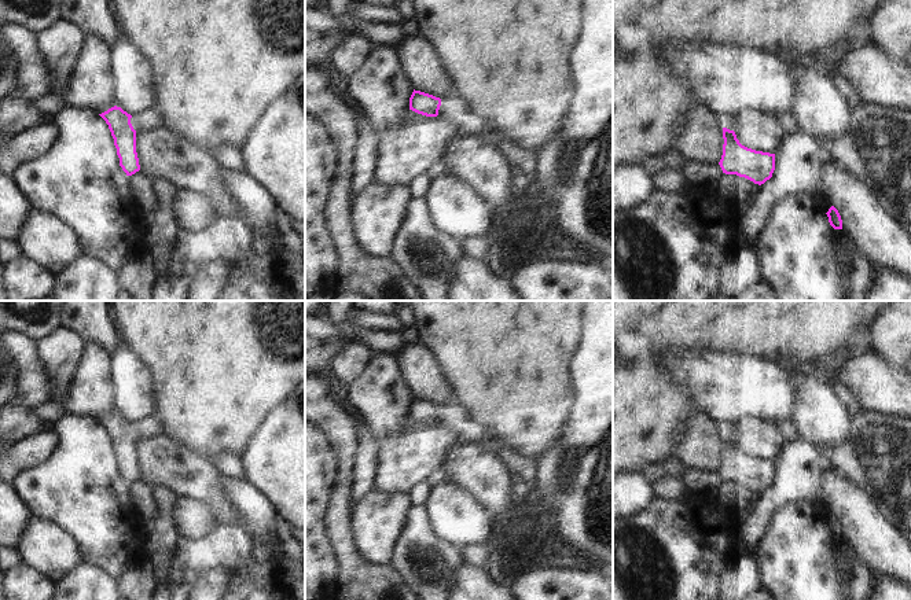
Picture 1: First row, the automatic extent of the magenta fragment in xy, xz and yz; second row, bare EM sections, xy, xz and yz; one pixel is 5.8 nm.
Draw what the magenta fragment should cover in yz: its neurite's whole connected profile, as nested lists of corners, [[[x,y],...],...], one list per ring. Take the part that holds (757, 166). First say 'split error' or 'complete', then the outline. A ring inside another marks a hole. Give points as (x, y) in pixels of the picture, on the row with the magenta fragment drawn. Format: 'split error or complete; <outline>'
split error; [[[721,114],[717,117],[723,128],[723,155],[719,162],[723,173],[745,177],[754,184],[764,184],[775,170],[775,154],[756,151],[739,143],[734,128],[739,115]]]

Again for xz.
split error; [[[415,91],[409,97],[409,110],[426,115],[440,117],[456,125],[462,133],[475,135],[484,141],[496,147],[511,168],[518,169],[524,176],[532,178],[536,172],[536,151],[519,150],[510,140],[497,137],[478,115],[473,114],[466,102],[456,95],[436,97],[433,95]]]

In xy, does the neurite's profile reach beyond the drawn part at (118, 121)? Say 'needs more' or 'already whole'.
needs more

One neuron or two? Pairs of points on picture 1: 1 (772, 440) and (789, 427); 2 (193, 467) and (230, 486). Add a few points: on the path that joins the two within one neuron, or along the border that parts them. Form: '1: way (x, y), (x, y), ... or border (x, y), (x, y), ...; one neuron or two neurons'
1: border (779, 427), (785, 442); two neurons
2: border (223, 478), (223, 490), (237, 514); two neurons

